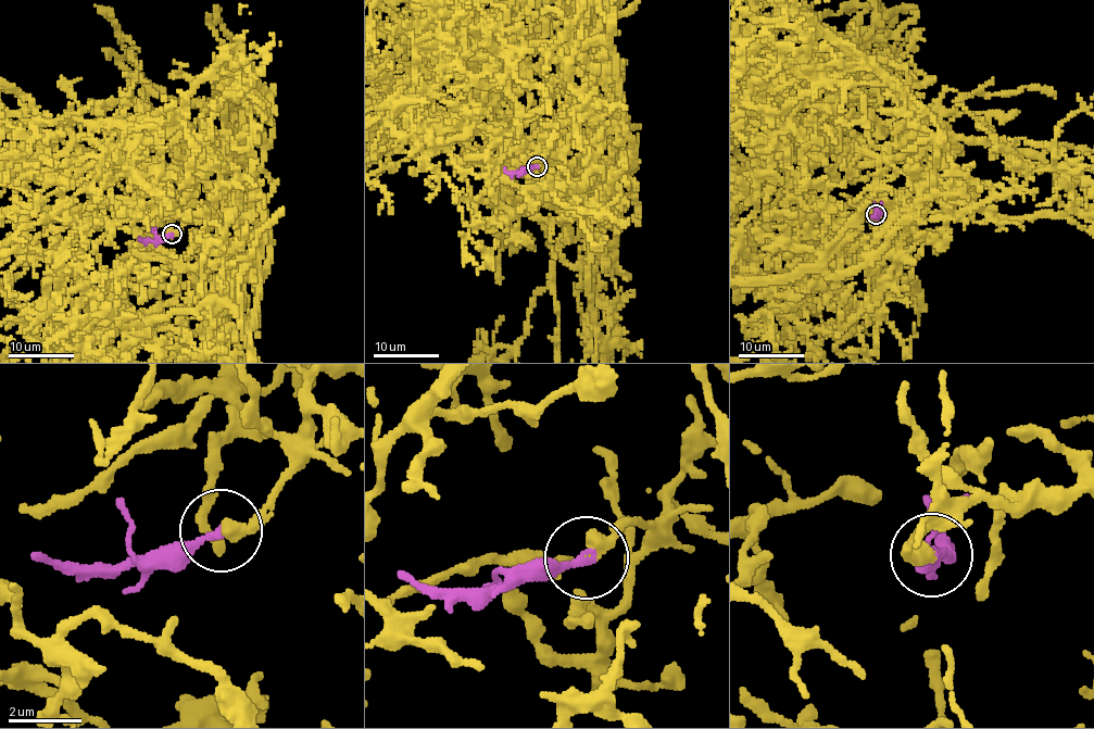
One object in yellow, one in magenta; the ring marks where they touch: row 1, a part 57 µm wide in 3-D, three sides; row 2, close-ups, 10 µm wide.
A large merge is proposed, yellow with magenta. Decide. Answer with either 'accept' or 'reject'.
accept

